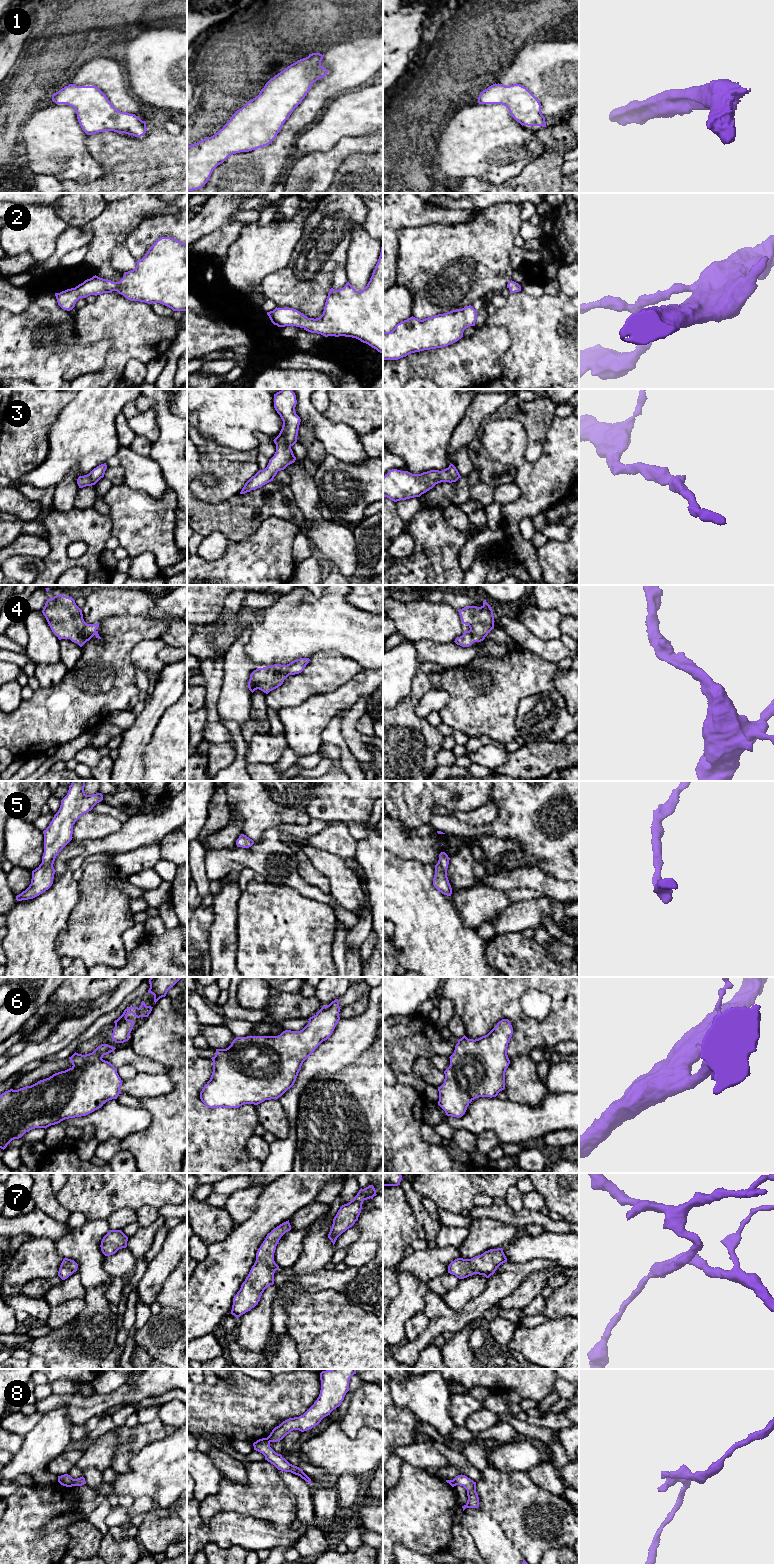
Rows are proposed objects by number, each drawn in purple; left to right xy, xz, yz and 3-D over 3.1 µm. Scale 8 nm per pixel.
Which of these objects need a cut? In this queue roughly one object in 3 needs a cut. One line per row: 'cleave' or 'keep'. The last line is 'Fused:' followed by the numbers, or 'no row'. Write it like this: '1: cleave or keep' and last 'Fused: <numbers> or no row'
1: keep
2: keep
3: keep
4: keep
5: keep
6: keep
7: keep
8: cleave
Fused: 8

